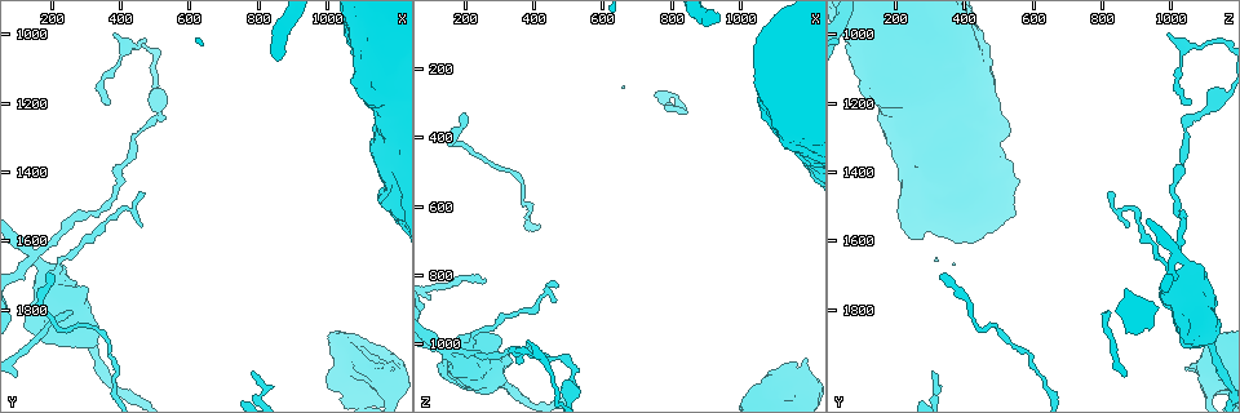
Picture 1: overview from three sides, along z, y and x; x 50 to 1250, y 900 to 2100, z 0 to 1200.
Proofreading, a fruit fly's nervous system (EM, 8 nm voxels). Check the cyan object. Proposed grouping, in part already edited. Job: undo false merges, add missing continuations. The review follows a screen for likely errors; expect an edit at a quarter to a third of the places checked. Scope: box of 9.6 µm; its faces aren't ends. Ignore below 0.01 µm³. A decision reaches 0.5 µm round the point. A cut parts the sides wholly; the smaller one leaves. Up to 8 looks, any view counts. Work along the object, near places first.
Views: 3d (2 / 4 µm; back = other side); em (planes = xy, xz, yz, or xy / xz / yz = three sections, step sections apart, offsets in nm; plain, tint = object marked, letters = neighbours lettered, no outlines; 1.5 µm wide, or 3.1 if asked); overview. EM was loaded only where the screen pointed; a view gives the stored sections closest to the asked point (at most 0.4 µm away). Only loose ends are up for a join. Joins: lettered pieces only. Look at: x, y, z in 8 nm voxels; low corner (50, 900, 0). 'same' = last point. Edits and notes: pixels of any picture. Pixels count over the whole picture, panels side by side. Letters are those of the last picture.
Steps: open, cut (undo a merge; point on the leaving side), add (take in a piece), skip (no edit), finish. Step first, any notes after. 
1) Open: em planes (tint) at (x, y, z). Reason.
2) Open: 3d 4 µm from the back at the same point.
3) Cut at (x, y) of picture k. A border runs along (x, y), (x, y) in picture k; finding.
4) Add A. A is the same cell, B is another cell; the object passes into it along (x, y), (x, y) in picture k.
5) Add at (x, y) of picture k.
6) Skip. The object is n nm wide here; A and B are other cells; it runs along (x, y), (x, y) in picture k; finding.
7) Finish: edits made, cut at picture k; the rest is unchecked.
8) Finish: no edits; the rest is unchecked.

Open: em 3.1 µm planes (letters) at (320, 1890, 1120). Thick turns thin.

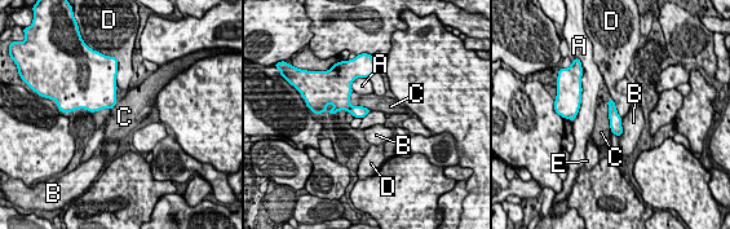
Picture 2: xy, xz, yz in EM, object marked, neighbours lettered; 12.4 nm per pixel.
Skip. A, B, C, D and E are other cells; a border runs along (118, 62), (116, 87) in picture 2; all the same cell.

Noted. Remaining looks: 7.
Open: em xz step 8 (tint) at (150, 1640, 1020). Four arms meet.

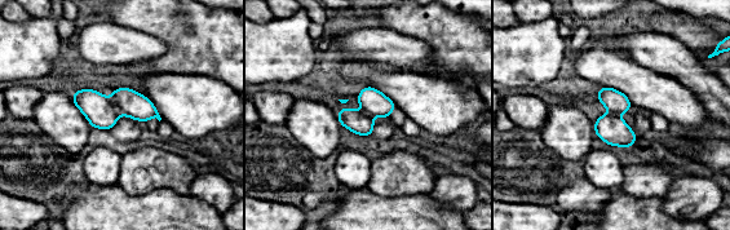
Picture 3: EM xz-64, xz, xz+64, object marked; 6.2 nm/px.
Open: em planes (tint) at the same point. Cut it another way.

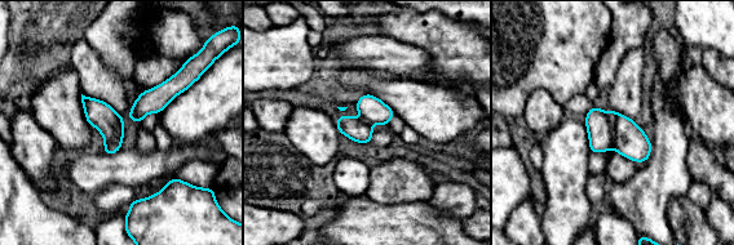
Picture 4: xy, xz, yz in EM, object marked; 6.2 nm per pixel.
Open: em planes (letters) at the same point.

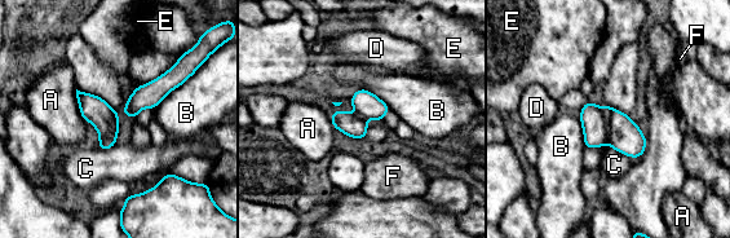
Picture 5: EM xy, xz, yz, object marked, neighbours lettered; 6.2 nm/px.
Cut at (624, 136) of picture 5. A, B, C, D, E and F are other cells; a border runs along (604, 108), (609, 136) in picture 5; a second cell is stuck on.

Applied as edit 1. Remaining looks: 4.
Finish: edits made, cut at picture 5; the rest is unchecked.

